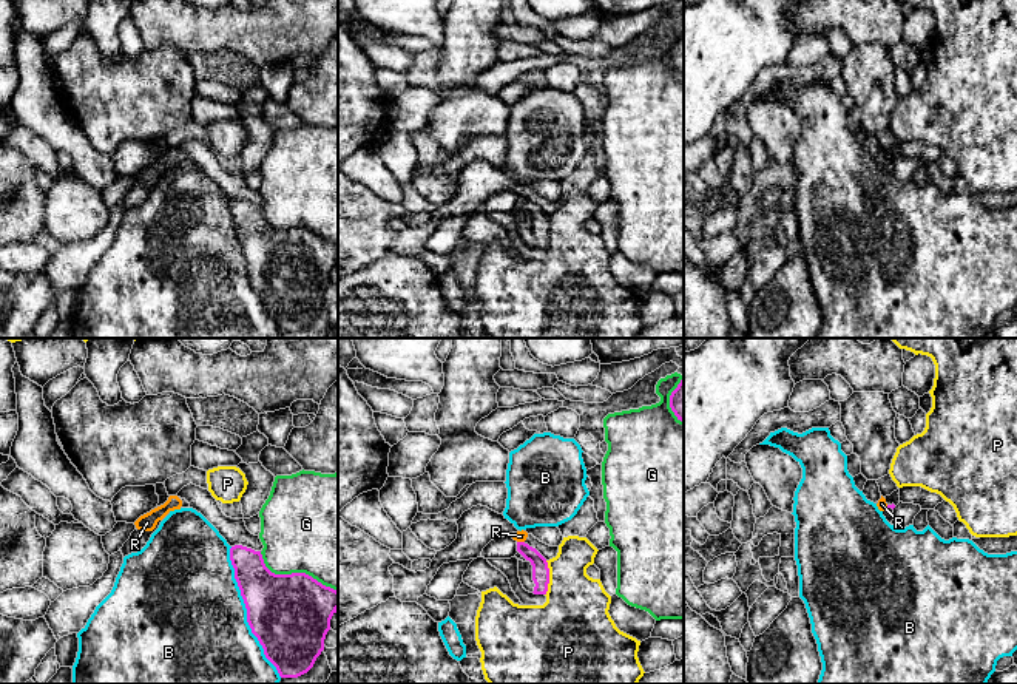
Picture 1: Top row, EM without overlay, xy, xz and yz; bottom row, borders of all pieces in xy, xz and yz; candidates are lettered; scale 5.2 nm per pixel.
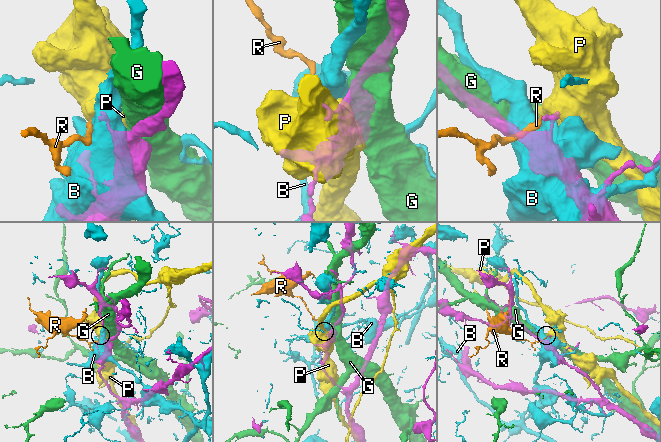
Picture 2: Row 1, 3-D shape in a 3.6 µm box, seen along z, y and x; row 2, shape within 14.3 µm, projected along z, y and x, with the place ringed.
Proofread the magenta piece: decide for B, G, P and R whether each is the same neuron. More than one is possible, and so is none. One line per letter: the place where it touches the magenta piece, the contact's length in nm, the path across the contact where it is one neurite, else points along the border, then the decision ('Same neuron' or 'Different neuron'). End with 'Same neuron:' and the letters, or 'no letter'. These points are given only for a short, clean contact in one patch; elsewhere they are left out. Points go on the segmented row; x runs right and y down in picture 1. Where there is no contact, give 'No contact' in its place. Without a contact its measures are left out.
B: Touches magenta at xy (247, 612). Shared border 750 nm. Different neuron
G: Touches magenta at xy (295, 573). Shared border 460 nm. Different neuron
P: Touches magenta at xz (548, 578). Shared border 180 nm. Different neuron
R: Touches magenta at xz (520, 542). Shared border 40 nm. Boundary: xz (517, 541), (523, 542). Different neuron
Same neuron: no letter

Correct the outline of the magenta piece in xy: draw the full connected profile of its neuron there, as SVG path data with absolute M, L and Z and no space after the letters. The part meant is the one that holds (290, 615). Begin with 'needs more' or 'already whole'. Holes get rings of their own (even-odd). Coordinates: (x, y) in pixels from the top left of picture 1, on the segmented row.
already whole; M242 545L230 548L230 560L247 608L247 622L265 658L281 678L307 673L324 650L330 619L338 610L338 591L306 573L275 574L265 567L261 551Z

